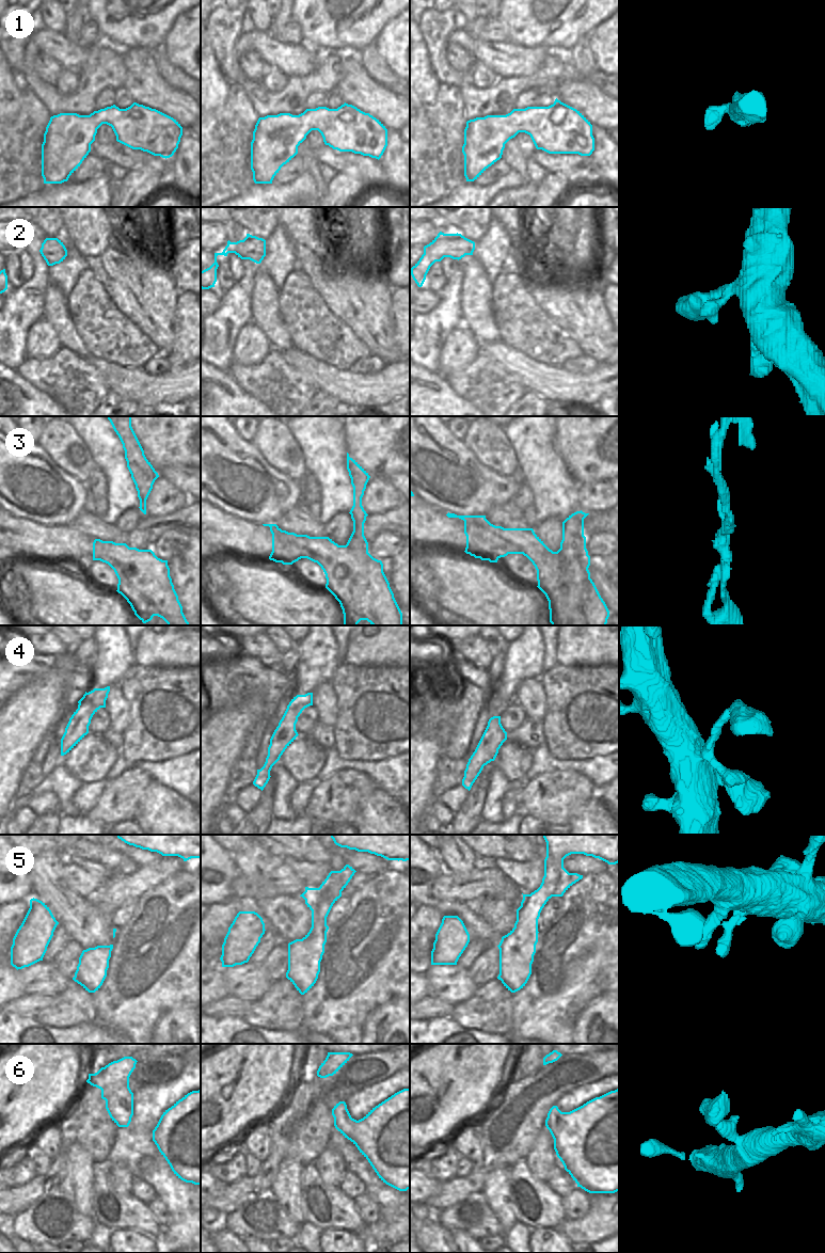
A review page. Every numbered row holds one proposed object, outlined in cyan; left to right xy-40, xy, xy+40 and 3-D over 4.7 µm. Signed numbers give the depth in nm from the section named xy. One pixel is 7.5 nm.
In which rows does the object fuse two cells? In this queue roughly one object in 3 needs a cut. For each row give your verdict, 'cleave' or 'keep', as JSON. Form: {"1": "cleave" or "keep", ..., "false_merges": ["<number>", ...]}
{"1": "keep", "2": "keep", "3": "cleave", "4": "keep", "5": "keep", "6": "keep", "false_merges": ["3"]}

